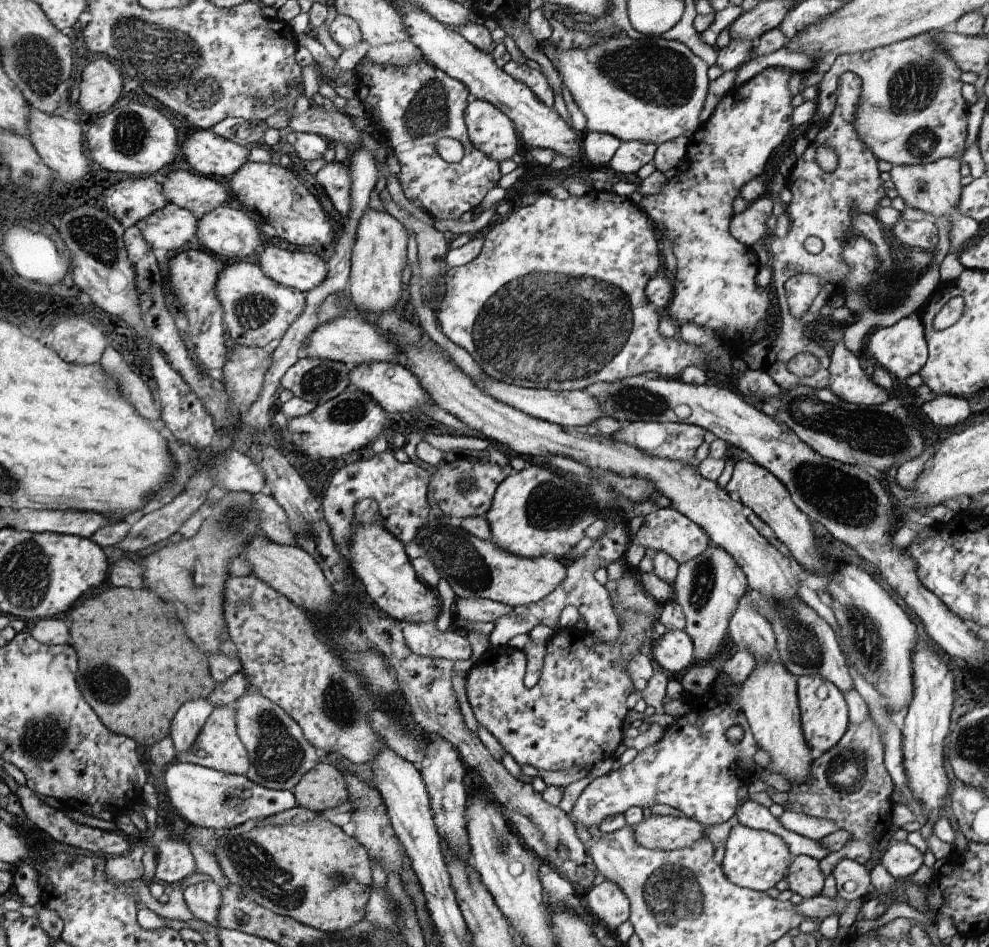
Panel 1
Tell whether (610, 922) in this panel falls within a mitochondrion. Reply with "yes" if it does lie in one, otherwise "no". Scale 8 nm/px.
no

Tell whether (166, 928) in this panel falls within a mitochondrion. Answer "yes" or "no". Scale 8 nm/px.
no

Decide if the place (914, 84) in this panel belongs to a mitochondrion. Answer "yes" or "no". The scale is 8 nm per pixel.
yes

